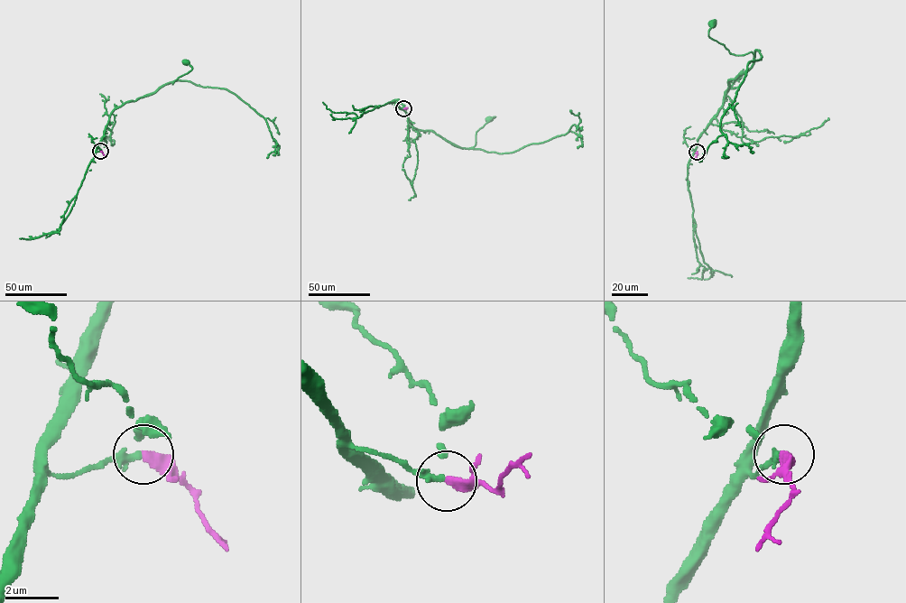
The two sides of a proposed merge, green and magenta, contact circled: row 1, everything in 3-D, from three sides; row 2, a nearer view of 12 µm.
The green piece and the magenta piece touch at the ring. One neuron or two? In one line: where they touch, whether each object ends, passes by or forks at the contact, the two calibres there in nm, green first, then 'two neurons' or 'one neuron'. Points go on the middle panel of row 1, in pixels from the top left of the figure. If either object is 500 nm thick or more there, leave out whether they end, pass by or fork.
place (403, 108); green ends; magenta ends; calibres 320 and 420 nm; one neuron

